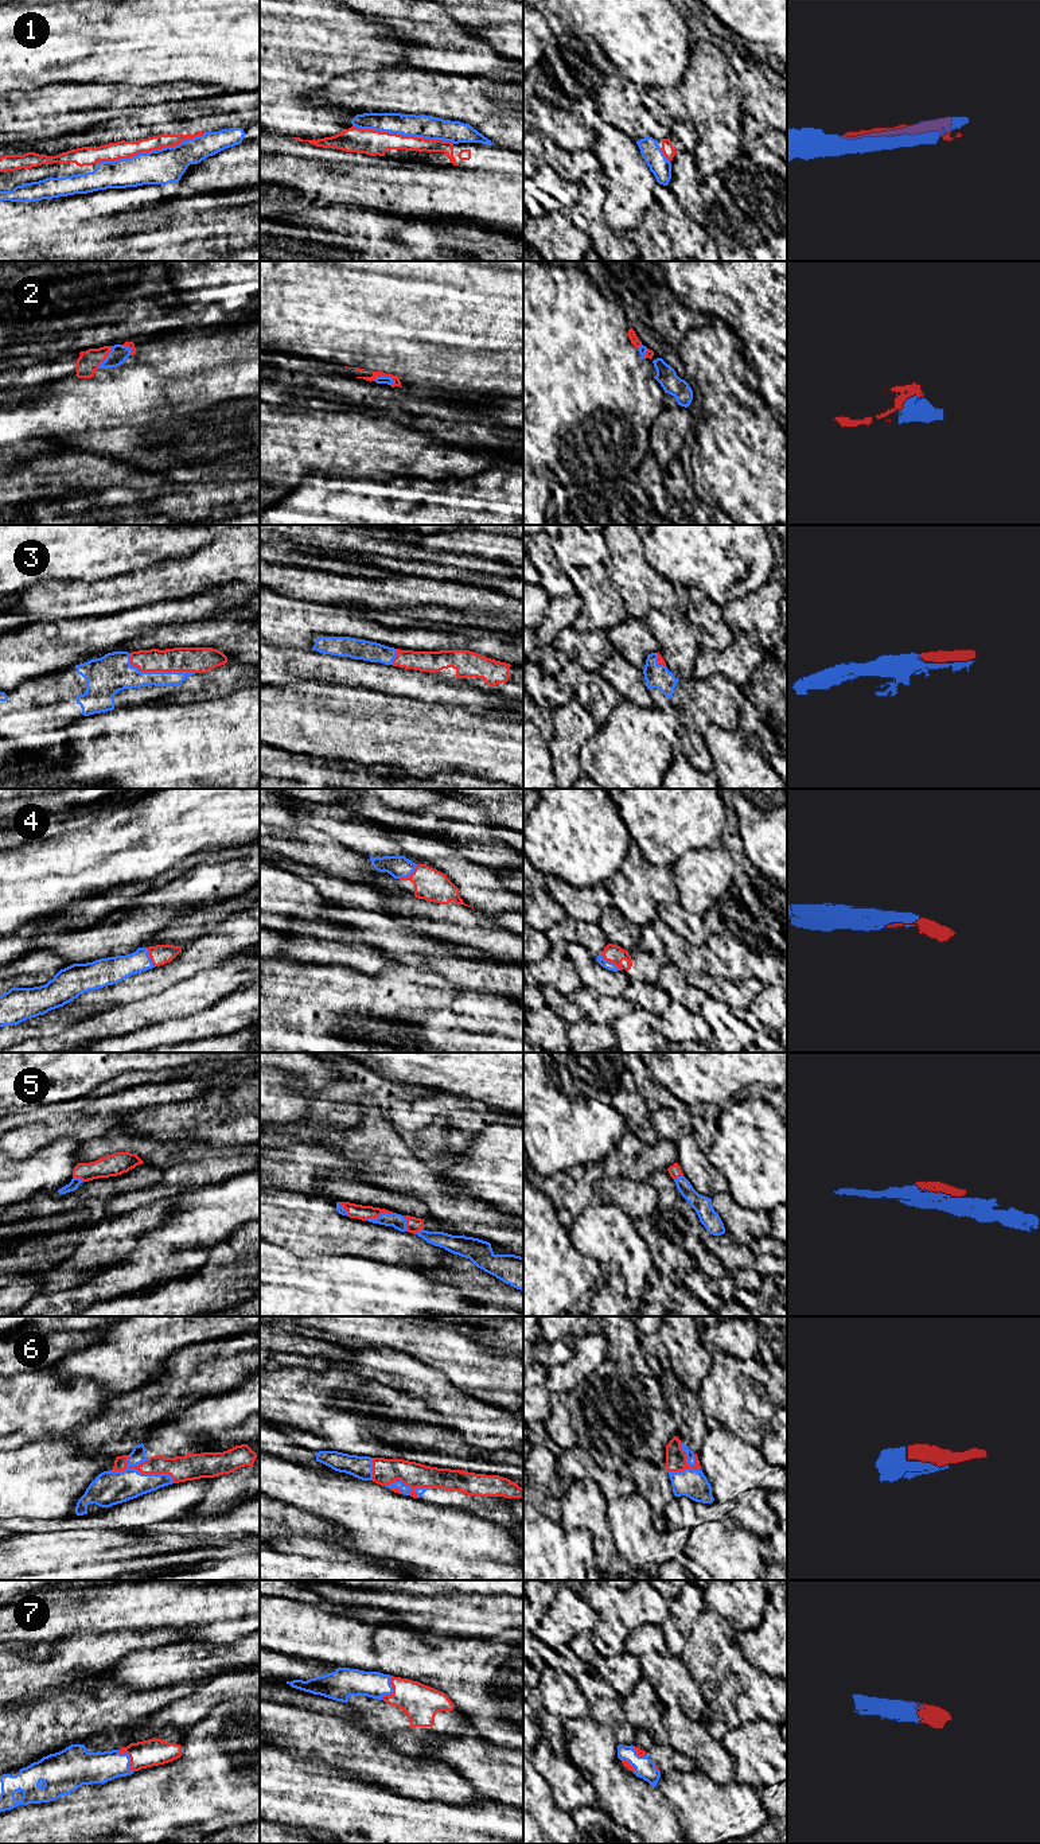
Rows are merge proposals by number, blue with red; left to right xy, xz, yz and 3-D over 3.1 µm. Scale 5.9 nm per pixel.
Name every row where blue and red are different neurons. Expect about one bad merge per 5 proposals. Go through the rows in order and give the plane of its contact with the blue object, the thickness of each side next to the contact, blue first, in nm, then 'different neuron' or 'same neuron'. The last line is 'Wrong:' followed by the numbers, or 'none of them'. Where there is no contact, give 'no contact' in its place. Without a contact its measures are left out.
1: xy | 200/110 nm | same neuron
2: xz | 50/50 nm | same neuron
3: xy | 200/150 nm | same neuron
4: xz | 130/190 nm | same neuron
5: xz | 90/90 nm | same neuron
6: xy | 200/150 nm | same neuron
7: xy | 190/160 nm | same neuron
Wrong: none of them

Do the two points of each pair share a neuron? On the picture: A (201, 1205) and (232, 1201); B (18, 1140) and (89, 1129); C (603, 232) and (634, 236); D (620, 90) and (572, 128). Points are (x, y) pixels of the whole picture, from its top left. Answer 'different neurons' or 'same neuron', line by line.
A: same neuron
B: same neuron
C: different neurons
D: same neuron

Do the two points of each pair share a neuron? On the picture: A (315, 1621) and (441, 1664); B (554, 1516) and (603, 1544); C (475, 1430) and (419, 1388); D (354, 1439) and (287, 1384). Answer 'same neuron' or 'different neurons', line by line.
A: same neuron
B: different neurons
C: same neuron
D: same neuron

